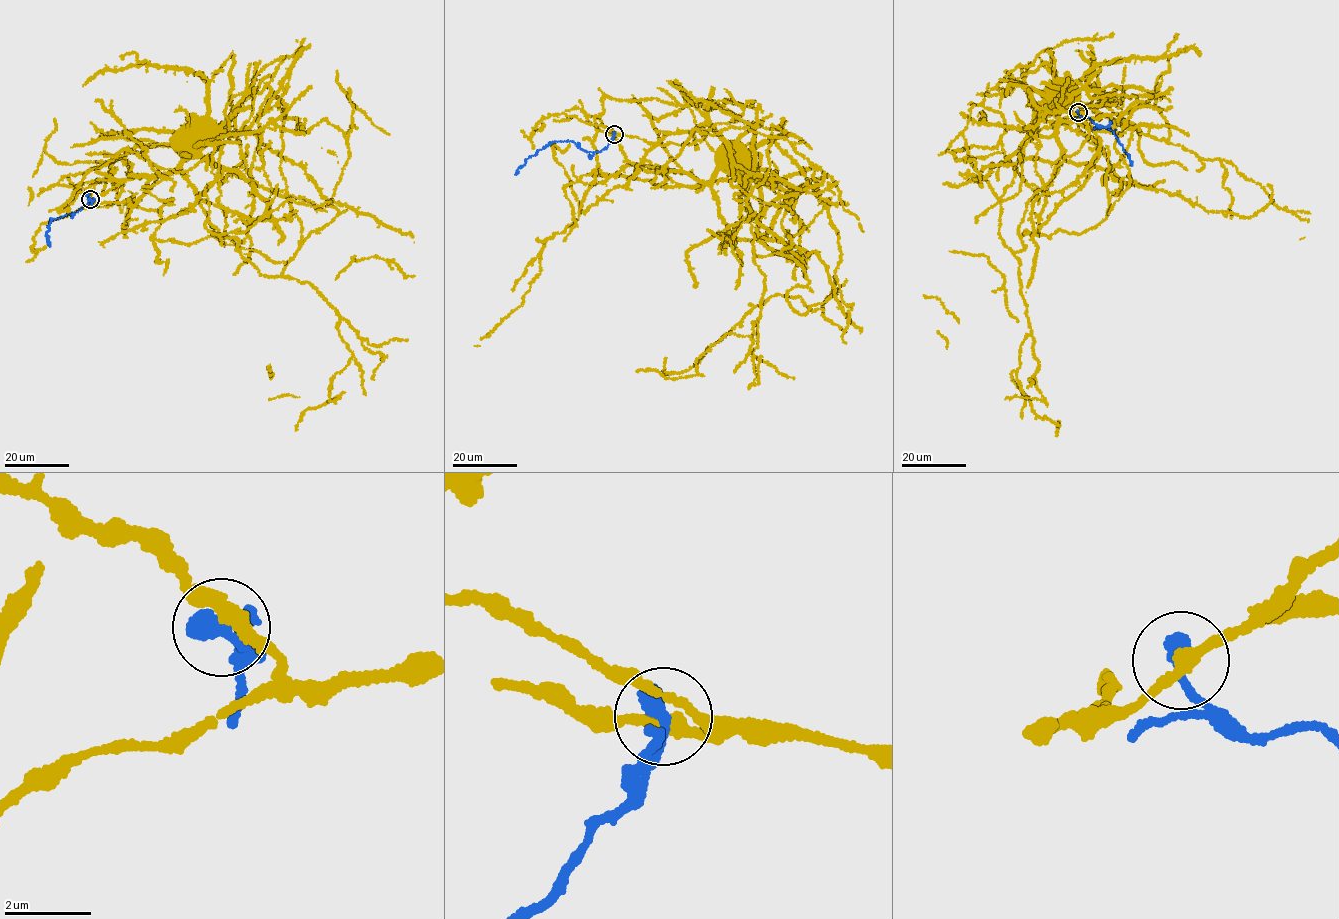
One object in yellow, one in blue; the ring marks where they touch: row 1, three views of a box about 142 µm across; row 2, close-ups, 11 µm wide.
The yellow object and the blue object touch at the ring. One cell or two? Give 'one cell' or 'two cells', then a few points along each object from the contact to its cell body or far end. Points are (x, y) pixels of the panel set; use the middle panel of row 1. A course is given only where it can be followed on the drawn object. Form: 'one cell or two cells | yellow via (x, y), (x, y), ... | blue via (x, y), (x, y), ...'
two cells | yellow via (615, 134), (586, 116), (612, 129), (628, 161), (704, 182), (717, 156), (737, 144) | blue via (614, 134), (598, 152), (587, 151), (571, 141), (552, 141), (526, 159), (515, 174)

